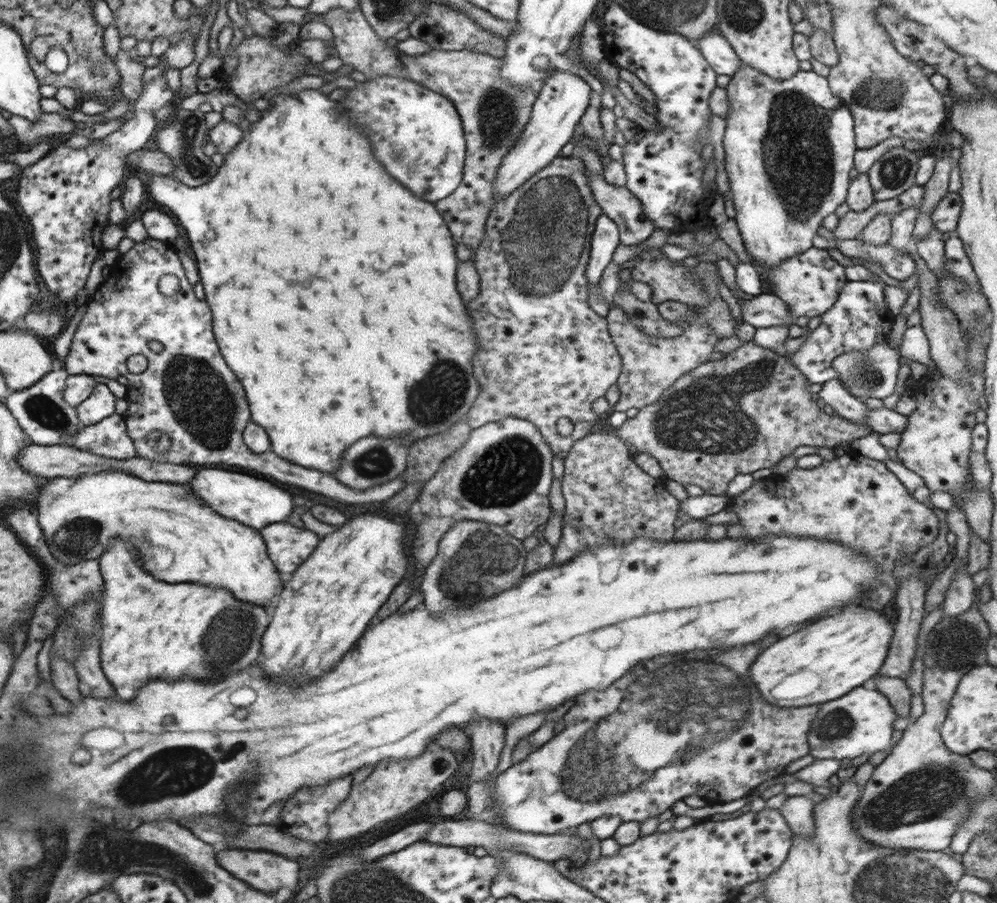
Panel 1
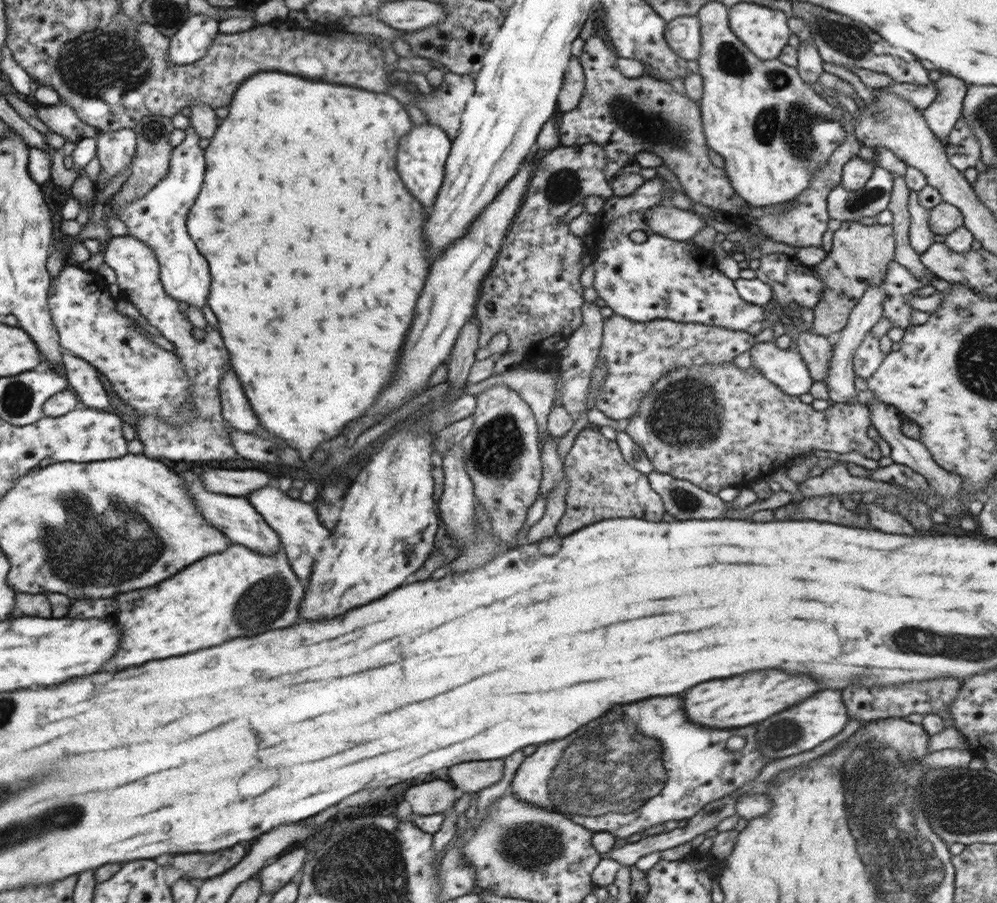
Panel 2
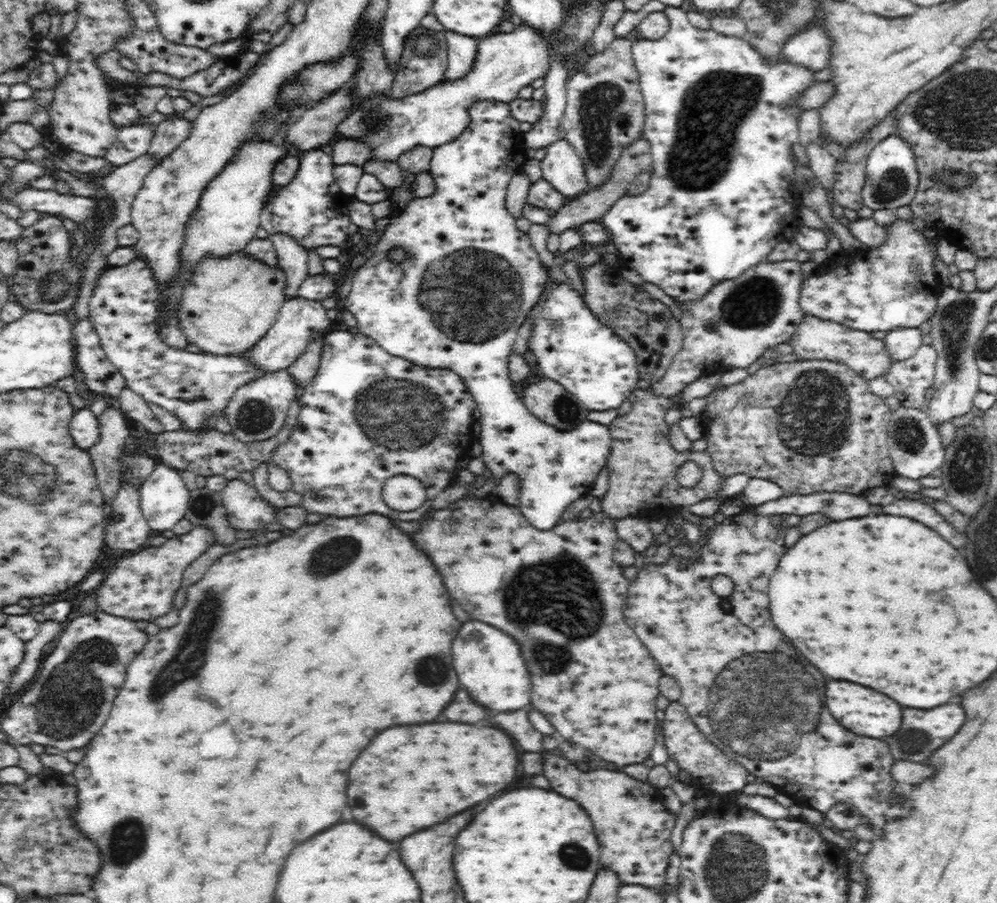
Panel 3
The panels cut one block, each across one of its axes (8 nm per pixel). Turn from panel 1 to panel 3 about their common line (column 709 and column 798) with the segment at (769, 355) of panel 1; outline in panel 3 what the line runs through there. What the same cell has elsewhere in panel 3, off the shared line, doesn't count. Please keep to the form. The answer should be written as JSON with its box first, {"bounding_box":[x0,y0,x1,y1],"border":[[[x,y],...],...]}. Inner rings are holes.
{"bounding_box":[701,360,896,495],"border":[[[804,360],[783,364],[774,364],[767,368],[761,368],[752,375],[748,375],[737,384],[714,390],[706,396],[707,408],[703,412],[701,420],[706,428],[706,442],[708,454],[711,456],[712,466],[716,473],[726,477],[733,474],[749,474],[754,478],[770,480],[784,488],[787,494],[809,495],[817,492],[845,492],[860,495],[870,488],[888,486],[896,475],[893,462],[889,456],[888,422],[892,411],[886,405],[884,398],[880,398],[869,389],[868,381],[856,371],[852,371],[847,365],[828,360]]]}

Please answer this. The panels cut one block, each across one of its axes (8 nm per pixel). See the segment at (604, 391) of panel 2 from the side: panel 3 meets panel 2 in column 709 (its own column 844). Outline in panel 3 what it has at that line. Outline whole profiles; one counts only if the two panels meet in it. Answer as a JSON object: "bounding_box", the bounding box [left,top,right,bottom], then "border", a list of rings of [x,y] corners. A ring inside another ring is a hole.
{"bounding_box":[788,315,895,381],"border":[[[804,315],[796,334],[788,342],[799,361],[828,360],[842,363],[867,381],[885,376],[895,364],[881,339],[874,338],[868,332],[852,330],[832,320],[820,320],[812,315]]]}

